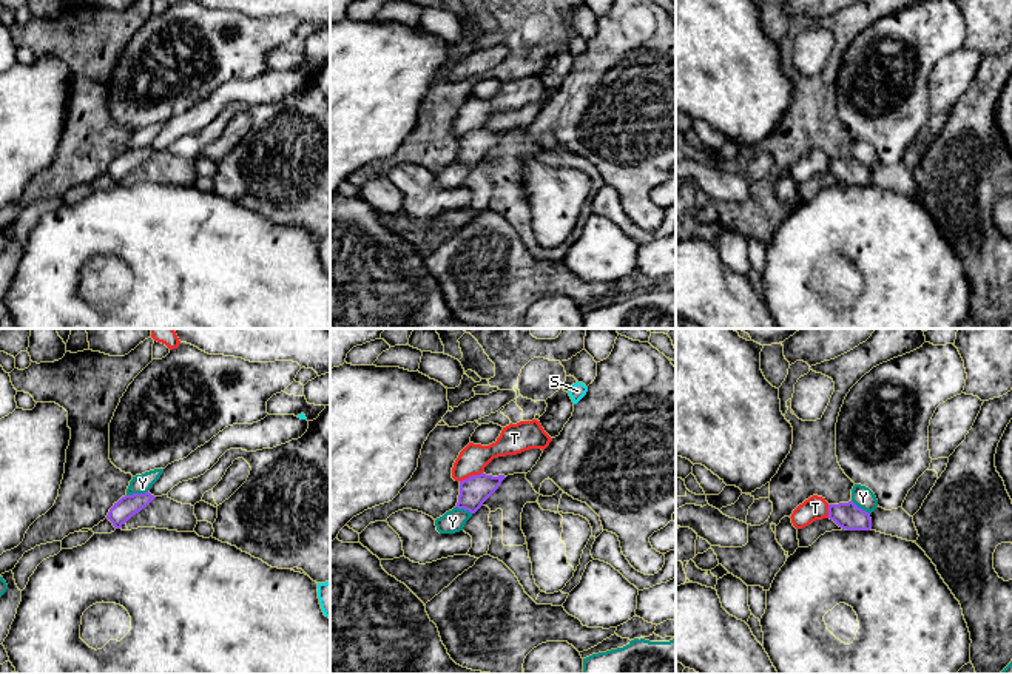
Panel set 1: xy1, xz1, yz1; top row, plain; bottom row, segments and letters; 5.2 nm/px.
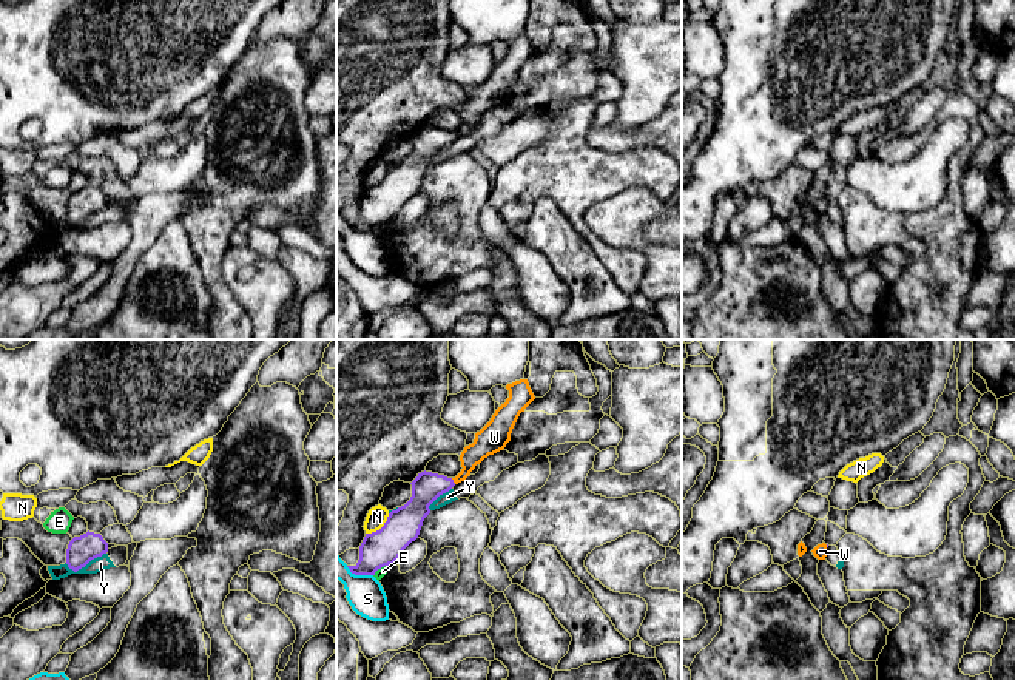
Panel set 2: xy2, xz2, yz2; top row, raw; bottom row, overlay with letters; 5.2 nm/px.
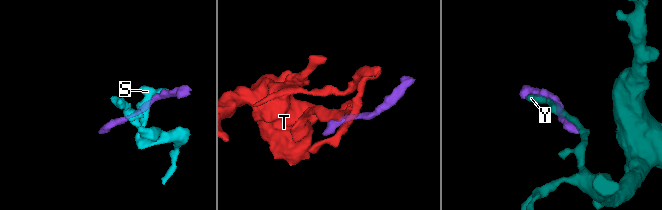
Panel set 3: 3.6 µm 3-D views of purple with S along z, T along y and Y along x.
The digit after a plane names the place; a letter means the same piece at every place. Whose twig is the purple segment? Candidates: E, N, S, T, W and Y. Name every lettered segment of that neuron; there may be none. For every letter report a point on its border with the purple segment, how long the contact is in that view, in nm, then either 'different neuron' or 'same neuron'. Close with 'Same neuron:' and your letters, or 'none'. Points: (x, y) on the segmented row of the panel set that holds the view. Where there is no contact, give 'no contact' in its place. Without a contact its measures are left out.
E: contact xz2 (381, 566); length 120 nm; different neuron
N: contact xz2 (381, 528); length 170 nm; different neuron
S: contact xz2 (360, 574); length 150 nm; different neuron
T: contact xz1 (472, 475); length 130 nm; different neuron
W: contact xz2 (452, 481); length 40 nm; same neuron
Y: contact xy2 (85, 565); length 220 nm; different neuron
Same neuron: W

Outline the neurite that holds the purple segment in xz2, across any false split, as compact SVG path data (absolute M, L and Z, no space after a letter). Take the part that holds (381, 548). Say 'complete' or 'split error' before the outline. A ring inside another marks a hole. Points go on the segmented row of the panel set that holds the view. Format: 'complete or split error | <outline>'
split error | M528 379L508 384L506 389L509 390L506 402L475 433L474 443L461 452L461 472L455 478L426 470L418 473L410 483L410 500L392 510L379 530L366 534L359 546L358 563L347 566L352 574L375 575L378 569L398 561L401 552L418 538L423 521L430 513L429 506L455 484L464 481L484 458L506 447L520 413L535 399Z

